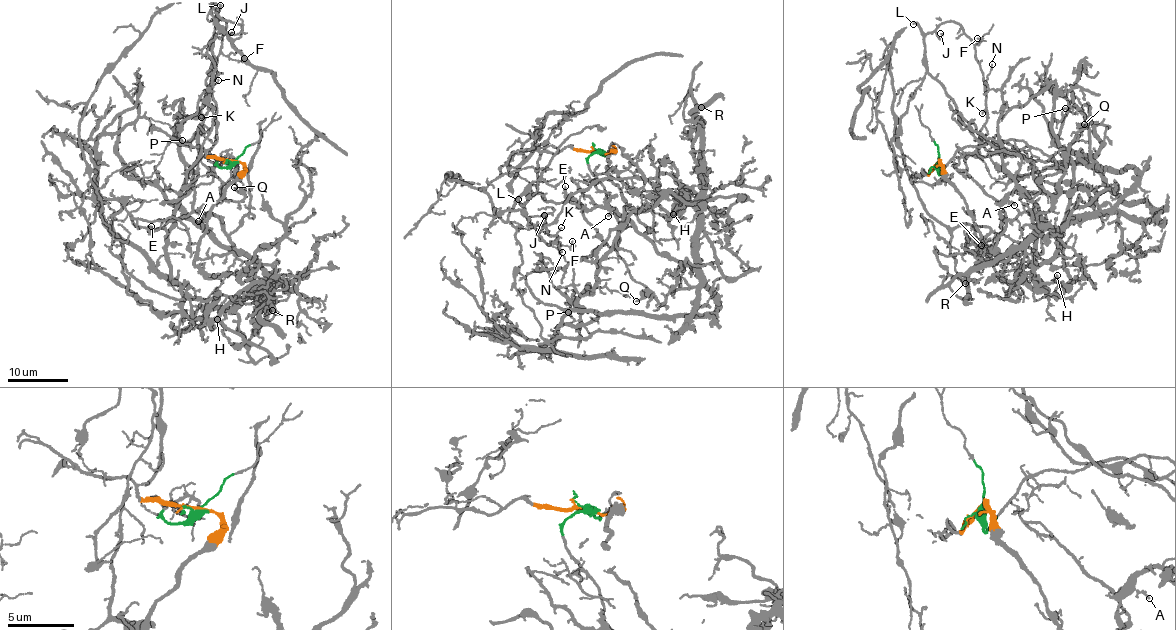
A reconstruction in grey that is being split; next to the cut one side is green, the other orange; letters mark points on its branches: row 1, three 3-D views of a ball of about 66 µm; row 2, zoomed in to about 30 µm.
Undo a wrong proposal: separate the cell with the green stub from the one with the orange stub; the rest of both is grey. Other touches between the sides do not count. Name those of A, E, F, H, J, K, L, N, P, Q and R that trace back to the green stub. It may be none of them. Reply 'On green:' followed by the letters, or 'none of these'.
On green: F, J, K, L, N, Q

